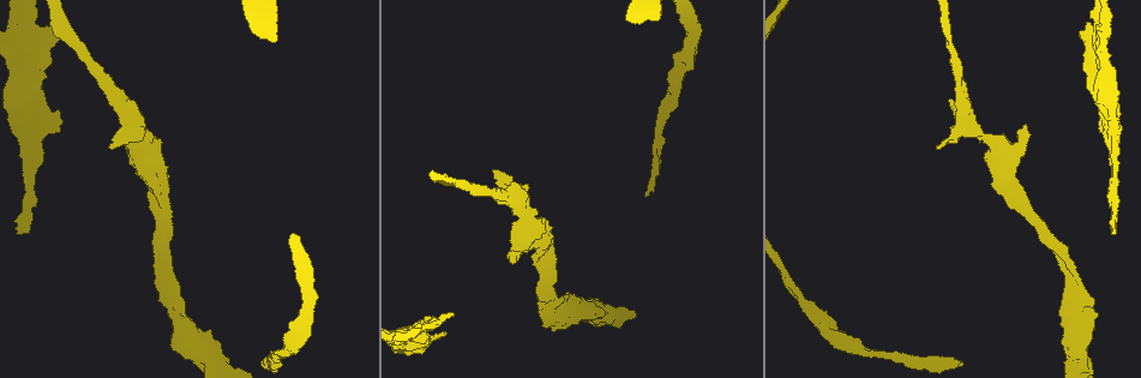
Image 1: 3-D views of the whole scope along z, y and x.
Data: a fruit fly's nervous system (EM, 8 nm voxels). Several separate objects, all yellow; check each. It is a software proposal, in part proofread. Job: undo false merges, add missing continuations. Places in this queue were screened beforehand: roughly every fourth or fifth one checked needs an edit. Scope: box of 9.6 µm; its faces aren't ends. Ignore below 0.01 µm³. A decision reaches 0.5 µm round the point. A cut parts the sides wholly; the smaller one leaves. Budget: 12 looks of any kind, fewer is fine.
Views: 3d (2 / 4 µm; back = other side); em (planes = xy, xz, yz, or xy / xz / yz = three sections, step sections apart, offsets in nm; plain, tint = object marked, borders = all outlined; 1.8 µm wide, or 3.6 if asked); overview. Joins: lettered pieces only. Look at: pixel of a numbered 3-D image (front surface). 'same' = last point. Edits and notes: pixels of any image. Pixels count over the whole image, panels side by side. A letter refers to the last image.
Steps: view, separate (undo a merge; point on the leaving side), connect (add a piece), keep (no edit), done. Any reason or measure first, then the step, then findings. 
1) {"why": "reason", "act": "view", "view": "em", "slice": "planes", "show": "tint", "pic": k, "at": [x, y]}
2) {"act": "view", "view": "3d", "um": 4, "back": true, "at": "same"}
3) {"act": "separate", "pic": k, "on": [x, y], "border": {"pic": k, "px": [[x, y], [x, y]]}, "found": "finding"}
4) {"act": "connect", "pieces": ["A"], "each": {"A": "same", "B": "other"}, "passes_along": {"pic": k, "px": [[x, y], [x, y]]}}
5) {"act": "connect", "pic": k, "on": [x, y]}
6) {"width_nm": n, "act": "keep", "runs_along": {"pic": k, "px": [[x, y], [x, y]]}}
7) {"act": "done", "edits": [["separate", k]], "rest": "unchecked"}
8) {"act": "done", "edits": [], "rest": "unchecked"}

{"why": "an open end", "act": "view", "view": "3d", "um": 2, "back": true, "pic": 1, "at": [452, 316]}

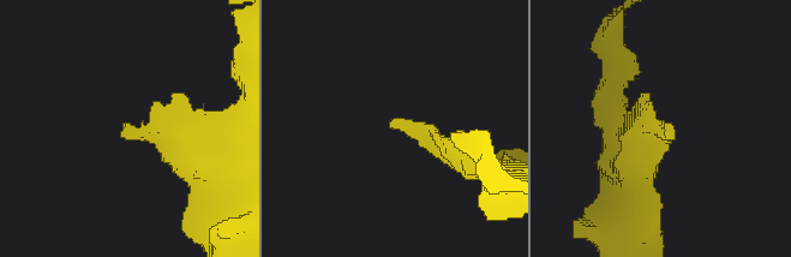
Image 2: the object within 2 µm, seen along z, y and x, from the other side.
{"why": "need the tissue", "act": "view", "view": "em", "slice": "xz", "step": 16, "show": "borders", "pic": 2, "at": [667, 136]}

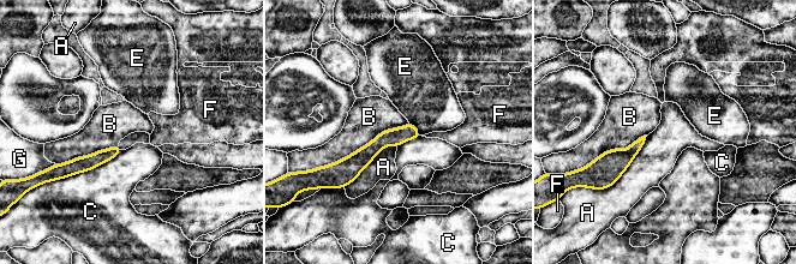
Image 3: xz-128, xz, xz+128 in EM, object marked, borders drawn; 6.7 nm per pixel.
{"why": "cut it another way", "act": "view", "view": "em", "slice": "planes", "show": "borders", "at": "same"}

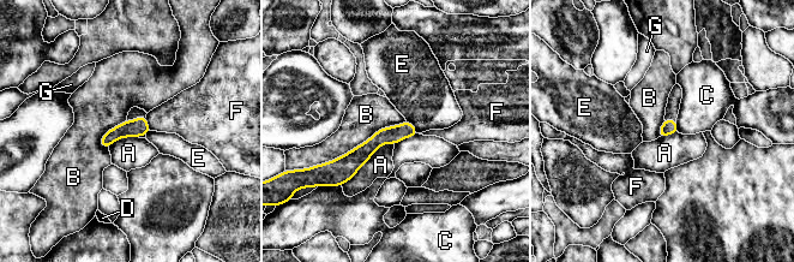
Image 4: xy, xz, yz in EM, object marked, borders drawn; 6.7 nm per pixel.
{"act": "keep", "each": {"A": "other", "B": "other", "C": "other", "D": "other", "E": "other", "F": "other", "G": "other"}, "border": {"pic": 4, "px": [[394, 143], [383, 143], [342, 185]]}, "found": "no lettered piece goes on from it"}

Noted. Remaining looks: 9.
{"why": "three arms meet", "act": "view", "view": "em", "slice": "planes", "show": "tint", "pic": 1, "at": [967, 125]}

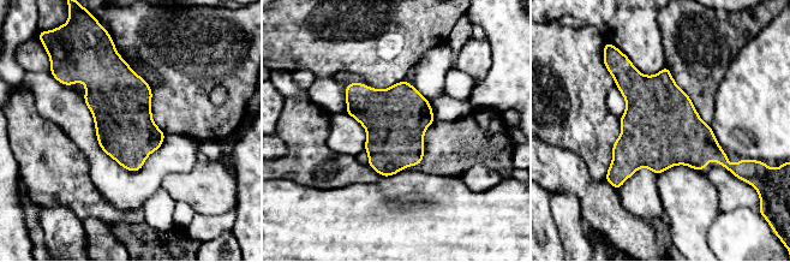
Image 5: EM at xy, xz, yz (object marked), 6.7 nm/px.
{"why": "what lies round it", "act": "view", "view": "em", "slice": "planes", "show": "borders", "at": "same"}

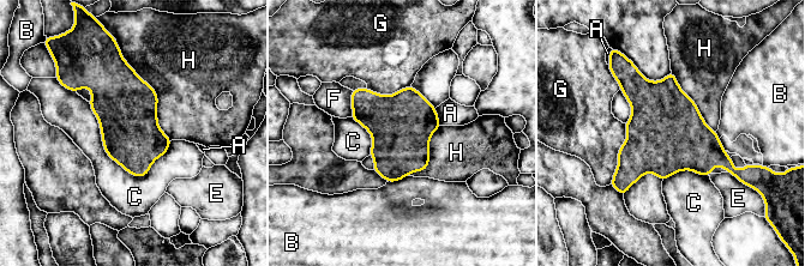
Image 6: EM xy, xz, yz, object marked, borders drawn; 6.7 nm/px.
{"longest_contact_nm": ["H", 700], "act": "keep", "each": {"A": "other", "B": "other", "C": "other", "E": "other", "F": "other", "G": "other", "H": "other"}, "border": {"pic": 6, "px": [[120, 50], [156, 94], [170, 140]]}, "found": "continuous, no second neuron"}

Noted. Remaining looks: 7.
{"why": "free end", "act": "view", "view": "em", "slice": "xy", "step": 8, "show": "borders", "pic": 1, "at": [1099, 114]}

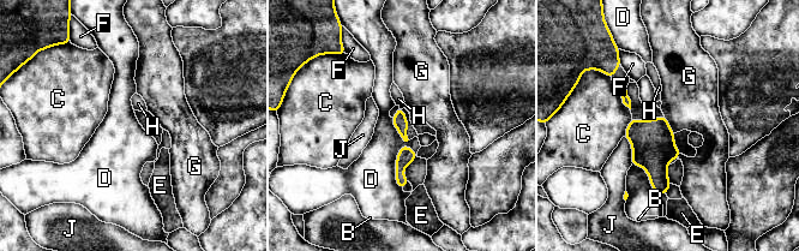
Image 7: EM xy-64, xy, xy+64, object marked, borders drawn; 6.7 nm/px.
{"act": "keep", "each": {"B": "other", "C": "other", "D": "other", "E": "other", "F": "other", "G": "other", "H": "other", "J": "other"}, "border": {"pic": 7, "px": [[408, 145], [396, 159], [402, 190]]}, "found": "no lettered piece goes on from it"}

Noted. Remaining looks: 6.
{"why": "an open end", "act": "view", "view": "3d", "um": 4, "pic": 1, "at": [1111, 234]}

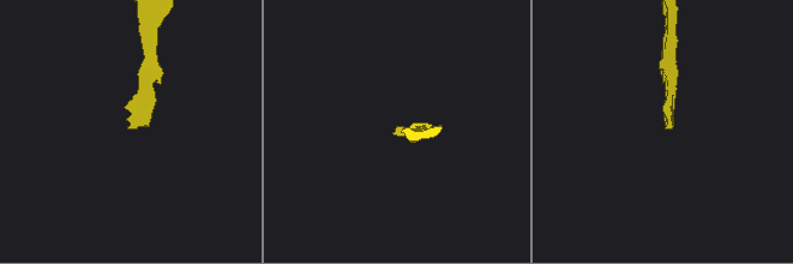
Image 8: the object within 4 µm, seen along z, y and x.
{"act": "view", "view": "em", "slice": "yz", "step": 4, "show": "borders", "pic": 8, "at": [129, 126]}

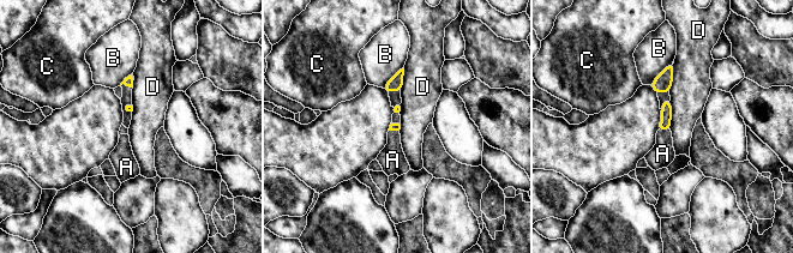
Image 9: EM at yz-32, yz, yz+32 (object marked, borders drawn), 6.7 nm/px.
{"act": "connect", "pieces": ["A"], "each": {"A": "same", "B": "other", "C": "other", "D": "other"}, "passes_along": {"pic": 9, "px": [[666, 112], [664, 130], [662, 154]]}, "found": "the neuron continues"}

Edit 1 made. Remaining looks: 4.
{"why": "free end", "act": "view", "view": "em", "slice": "xz", "step": 16, "show": "borders", "pic": 1, "at": [533, 262]}

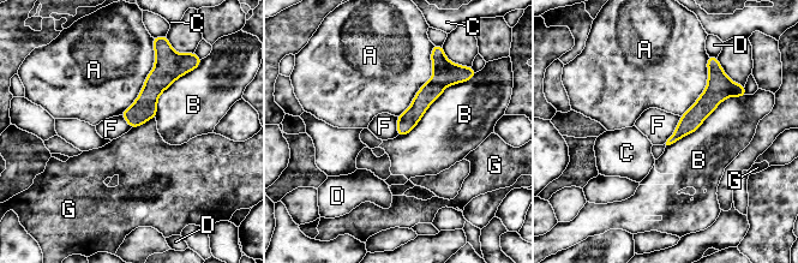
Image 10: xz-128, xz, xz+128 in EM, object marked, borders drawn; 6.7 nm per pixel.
{"act": "view", "view": "em", "slice": "planes", "show": "borders", "at": "same"}

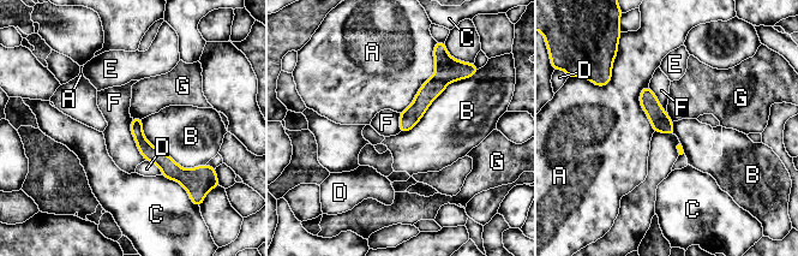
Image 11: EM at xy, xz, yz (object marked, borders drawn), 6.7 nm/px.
{"act": "keep", "each": {"A": "other", "B": "other", "C": "other", "D": "other", "E": "other", "F": "other", "G": "other"}, "border": {"pic": 11, "px": [[131, 118], [131, 135], [145, 160]]}, "found": "none of them fits"}

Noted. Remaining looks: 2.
{"act": "done", "edits": [["connect", 9]], "rest": "unchecked"}

